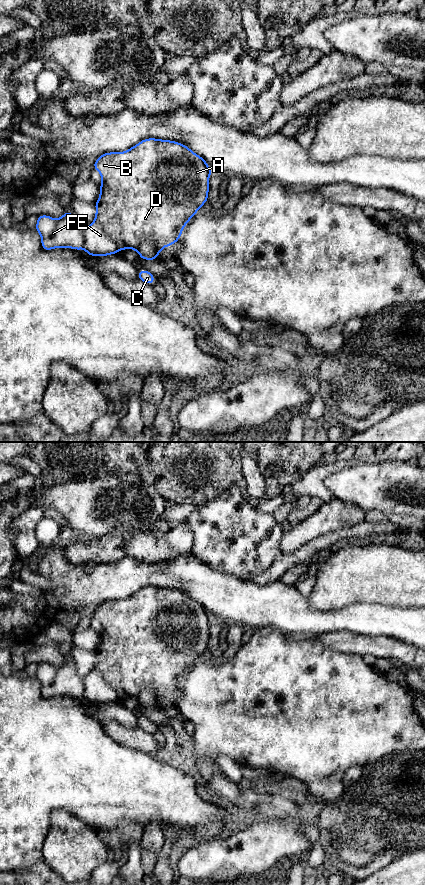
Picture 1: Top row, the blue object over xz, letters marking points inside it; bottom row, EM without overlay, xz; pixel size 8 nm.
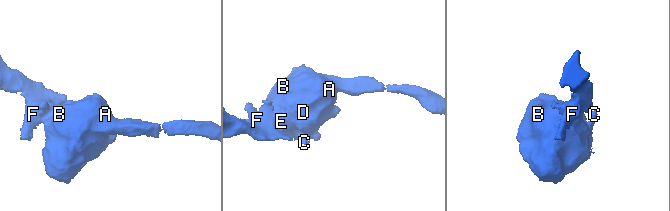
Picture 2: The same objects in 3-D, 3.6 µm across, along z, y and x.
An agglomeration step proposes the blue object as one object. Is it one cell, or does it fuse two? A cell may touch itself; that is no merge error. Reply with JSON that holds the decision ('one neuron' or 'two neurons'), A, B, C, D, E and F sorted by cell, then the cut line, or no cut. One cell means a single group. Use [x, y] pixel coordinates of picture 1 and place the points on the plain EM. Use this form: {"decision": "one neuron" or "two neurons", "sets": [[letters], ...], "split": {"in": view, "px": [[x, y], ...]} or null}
{"decision": "two neurons", "sets": [["A", "B", "C", "D", "E"], ["F"]], "split": {"in": "xz", "px": [[82, 677], [83, 694]]}}

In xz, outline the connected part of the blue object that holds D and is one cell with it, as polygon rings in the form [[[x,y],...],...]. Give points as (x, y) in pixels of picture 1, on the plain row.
[[[147,586],[124,600],[101,602],[94,610],[101,625],[99,647],[94,669],[83,677],[84,697],[90,704],[118,702],[120,698],[136,698],[143,708],[157,708],[164,695],[179,689],[182,679],[191,666],[208,649],[209,625],[213,618],[205,607],[182,591]]]

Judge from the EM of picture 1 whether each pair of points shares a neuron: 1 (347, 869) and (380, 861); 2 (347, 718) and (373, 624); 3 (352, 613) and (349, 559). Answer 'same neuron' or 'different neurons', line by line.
1: same neuron
2: different neurons
3: different neurons

